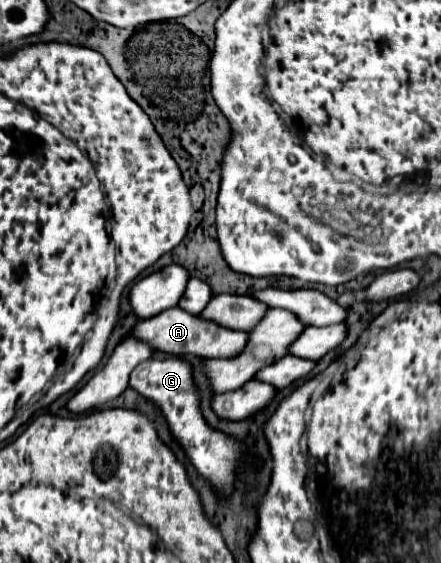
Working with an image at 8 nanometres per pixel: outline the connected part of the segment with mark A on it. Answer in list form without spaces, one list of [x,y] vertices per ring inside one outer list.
[[[168,308],[158,316],[152,316],[148,320],[142,320],[132,334],[144,342],[148,342],[154,350],[176,354],[176,356],[202,356],[202,358],[236,358],[244,352],[244,346],[248,344],[250,334],[244,330],[230,330],[224,328],[212,320],[204,320],[200,316],[194,316],[182,308]]]

